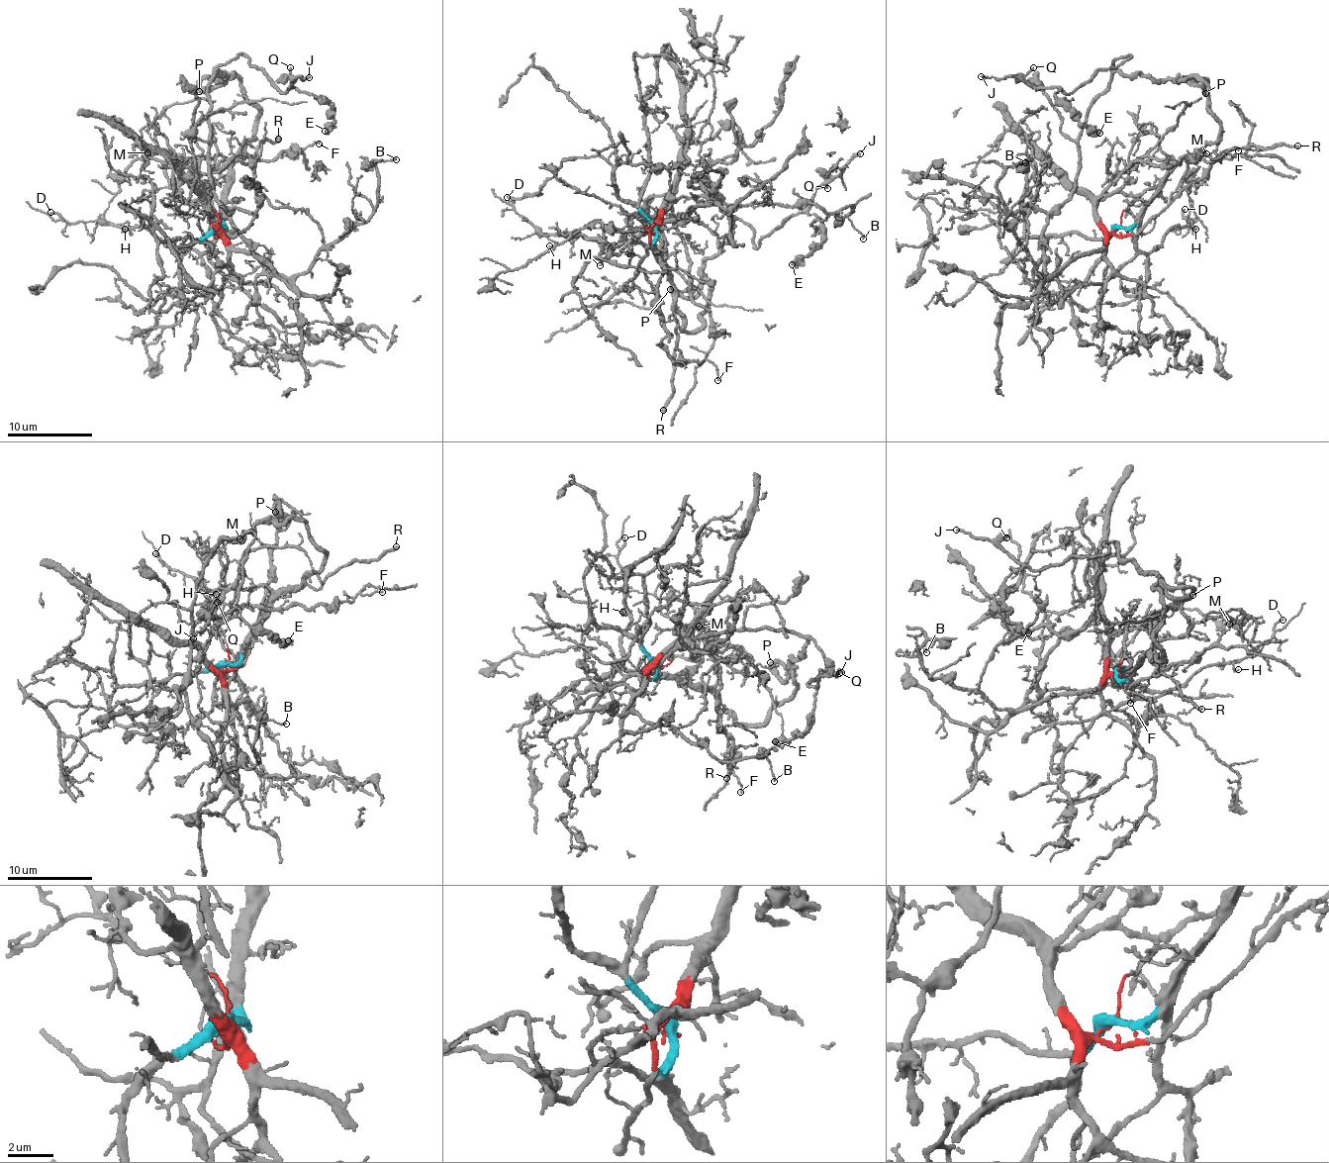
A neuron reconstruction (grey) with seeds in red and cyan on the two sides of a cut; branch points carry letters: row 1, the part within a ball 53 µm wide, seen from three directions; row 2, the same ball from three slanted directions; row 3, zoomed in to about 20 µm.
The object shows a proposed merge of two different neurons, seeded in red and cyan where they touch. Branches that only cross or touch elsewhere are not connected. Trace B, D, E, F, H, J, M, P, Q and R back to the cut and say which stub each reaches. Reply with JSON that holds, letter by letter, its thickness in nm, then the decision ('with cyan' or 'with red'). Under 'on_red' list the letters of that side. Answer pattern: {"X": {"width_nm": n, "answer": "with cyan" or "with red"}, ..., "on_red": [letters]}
{"B": {"width_nm": 120, "answer": "with red"}, "D": {"width_nm": 150, "answer": "with cyan"}, "E": {"width_nm": 550, "answer": "with cyan"}, "F": {"width_nm": 110, "answer": "with red"}, "H": {"width_nm": 120, "answer": "with cyan"}, "J": {"width_nm": 240, "answer": "with cyan"}, "M": {"width_nm": 110, "answer": "with red"}, "P": {"width_nm": 440, "answer": "with cyan"}, "Q": {"width_nm": 140, "answer": "with cyan"}, "R": {"width_nm": 220, "answer": "with cyan"}, "on_red": ["B", "F", "M"]}

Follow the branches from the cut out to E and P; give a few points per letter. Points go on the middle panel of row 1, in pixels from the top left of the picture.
E: (652, 225), (684, 330), (703, 325), (703, 263), (740, 219), (756, 248), (816, 215), (817, 245), (791, 264)
P: (652, 225), (687, 332), (703, 325), (700, 316), (710, 287), (705, 283), (694, 296), (669, 289)

